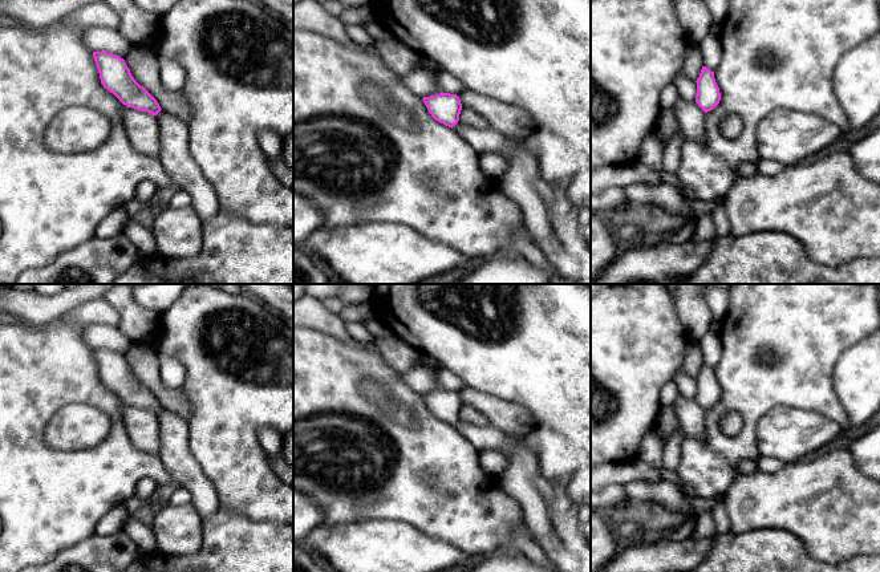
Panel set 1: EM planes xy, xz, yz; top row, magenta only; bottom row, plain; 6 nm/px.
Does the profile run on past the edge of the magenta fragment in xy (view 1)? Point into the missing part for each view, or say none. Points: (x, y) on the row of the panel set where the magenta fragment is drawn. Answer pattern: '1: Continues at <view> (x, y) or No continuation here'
1: No continuation here

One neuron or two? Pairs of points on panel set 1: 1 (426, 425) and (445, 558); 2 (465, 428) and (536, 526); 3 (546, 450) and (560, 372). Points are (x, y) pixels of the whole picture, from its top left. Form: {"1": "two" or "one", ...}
{"1": "two", "2": "one", "3": "two"}

